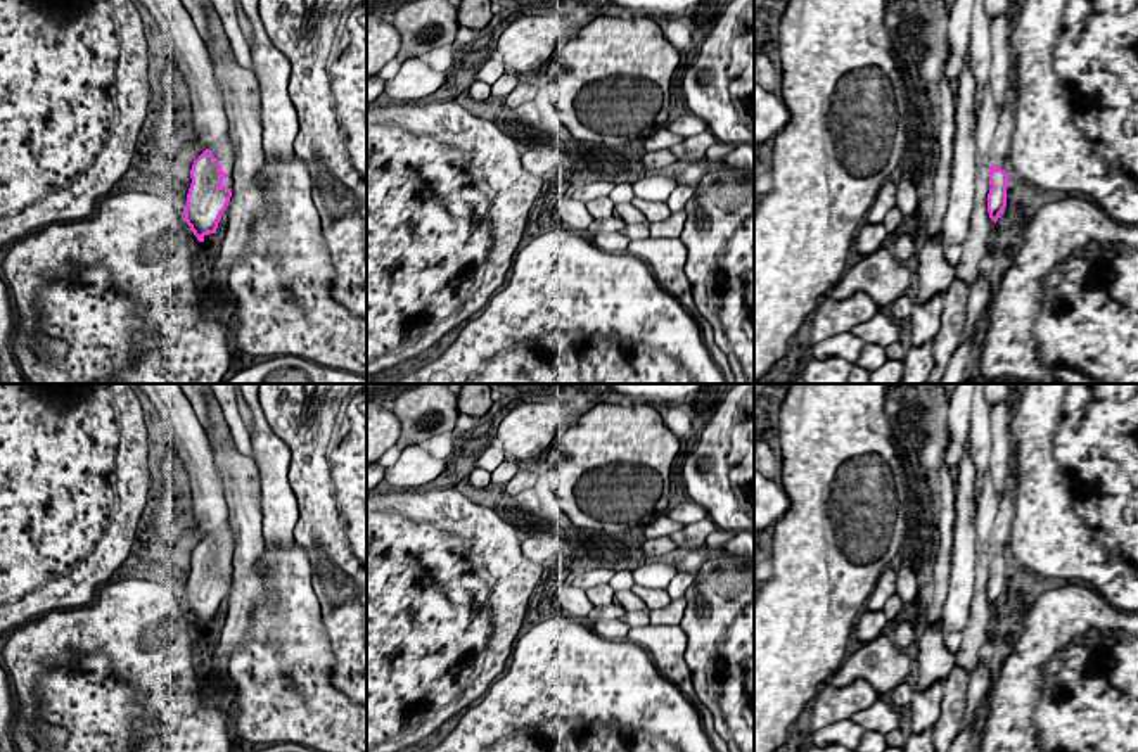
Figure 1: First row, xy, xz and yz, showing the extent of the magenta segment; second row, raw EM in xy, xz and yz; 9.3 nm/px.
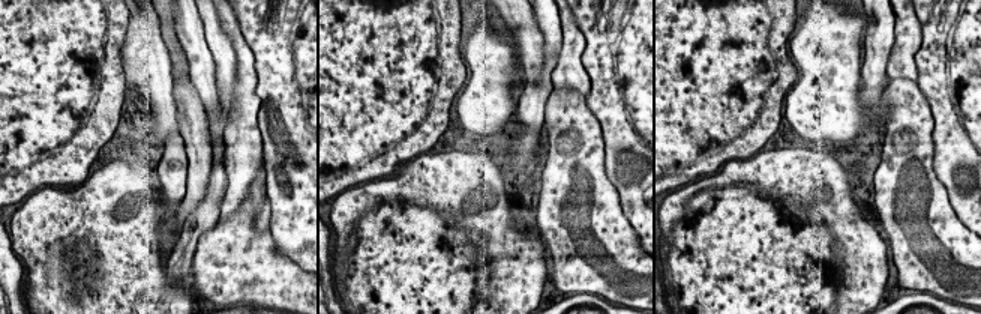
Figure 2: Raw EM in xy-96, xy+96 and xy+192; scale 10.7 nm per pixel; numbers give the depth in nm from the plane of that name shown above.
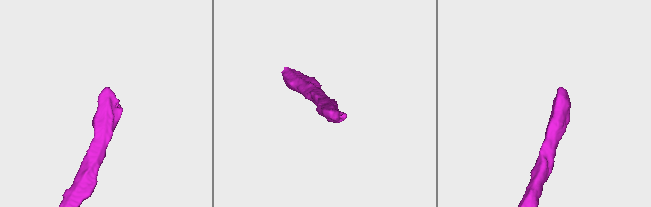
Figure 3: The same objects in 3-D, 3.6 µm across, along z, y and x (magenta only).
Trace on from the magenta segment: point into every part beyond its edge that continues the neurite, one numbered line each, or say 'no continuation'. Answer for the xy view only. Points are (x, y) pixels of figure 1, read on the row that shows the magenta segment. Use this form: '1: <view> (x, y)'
1: xy (223, 151)

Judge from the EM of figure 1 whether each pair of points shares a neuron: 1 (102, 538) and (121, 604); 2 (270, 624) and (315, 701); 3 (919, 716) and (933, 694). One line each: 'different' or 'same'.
1: different
2: same
3: same

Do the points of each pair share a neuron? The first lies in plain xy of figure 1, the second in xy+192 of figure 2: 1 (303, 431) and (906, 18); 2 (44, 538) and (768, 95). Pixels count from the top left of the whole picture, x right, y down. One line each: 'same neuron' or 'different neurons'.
1: different neurons
2: same neuron

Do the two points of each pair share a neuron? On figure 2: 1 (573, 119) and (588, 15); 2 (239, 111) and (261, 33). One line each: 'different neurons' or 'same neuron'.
1: different neurons
2: different neurons

